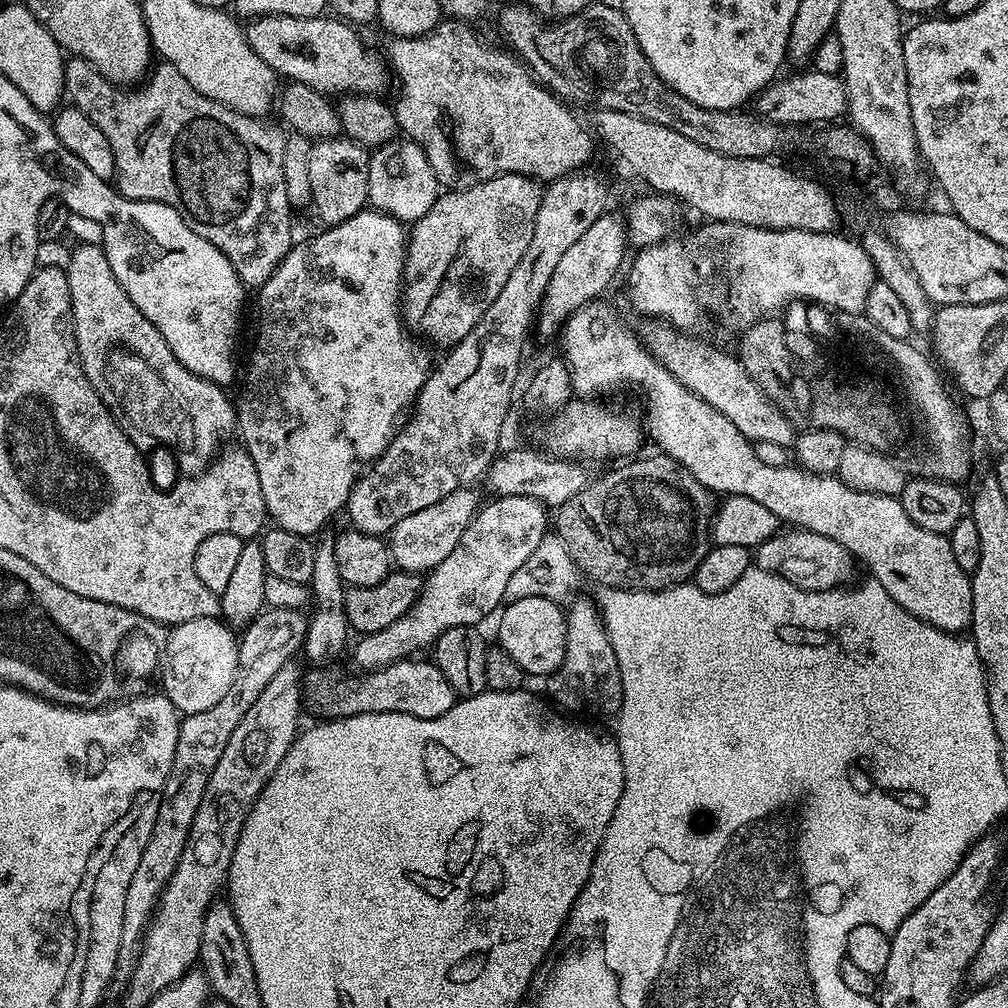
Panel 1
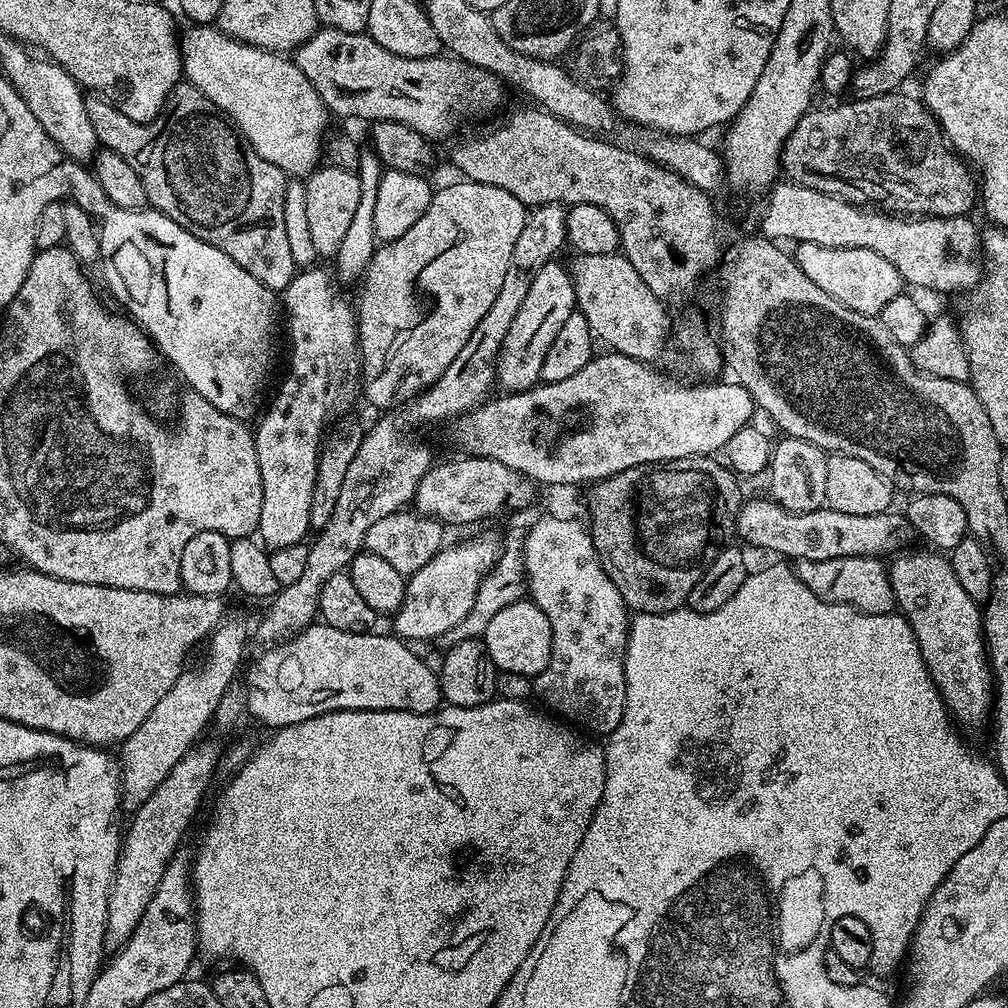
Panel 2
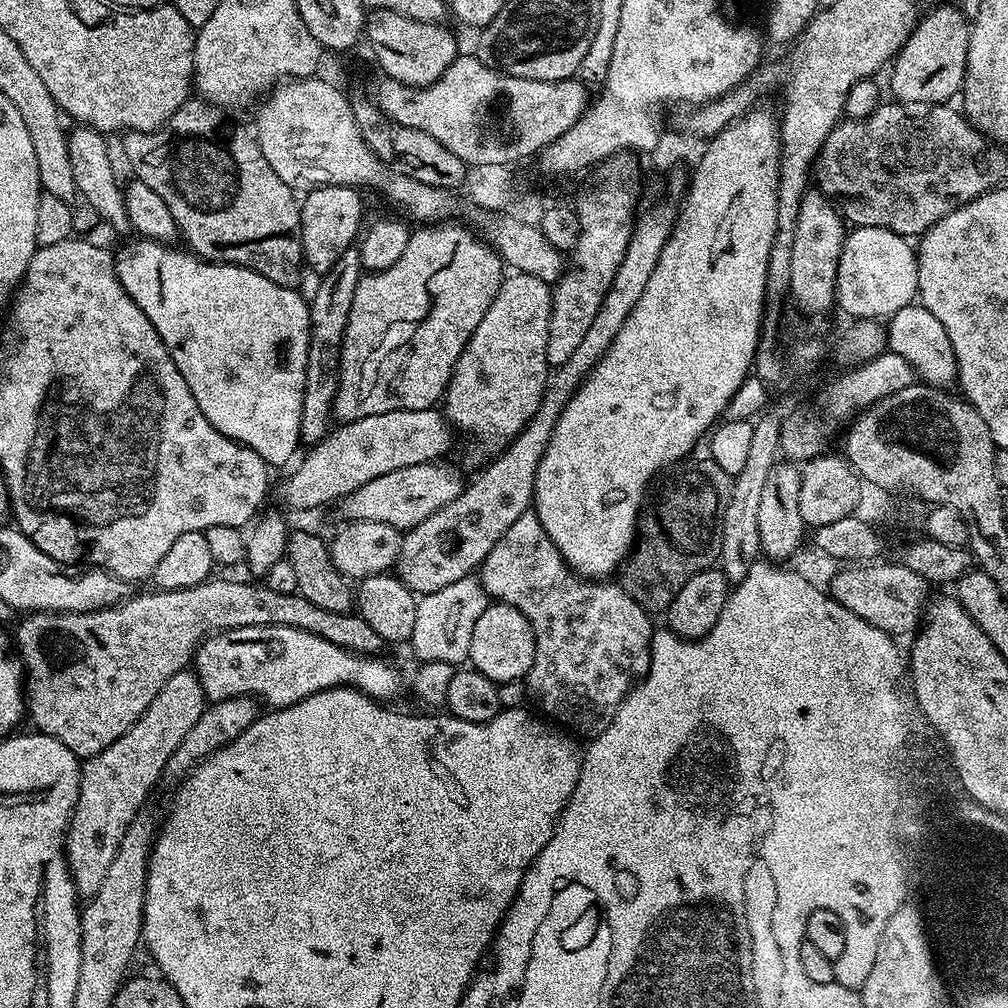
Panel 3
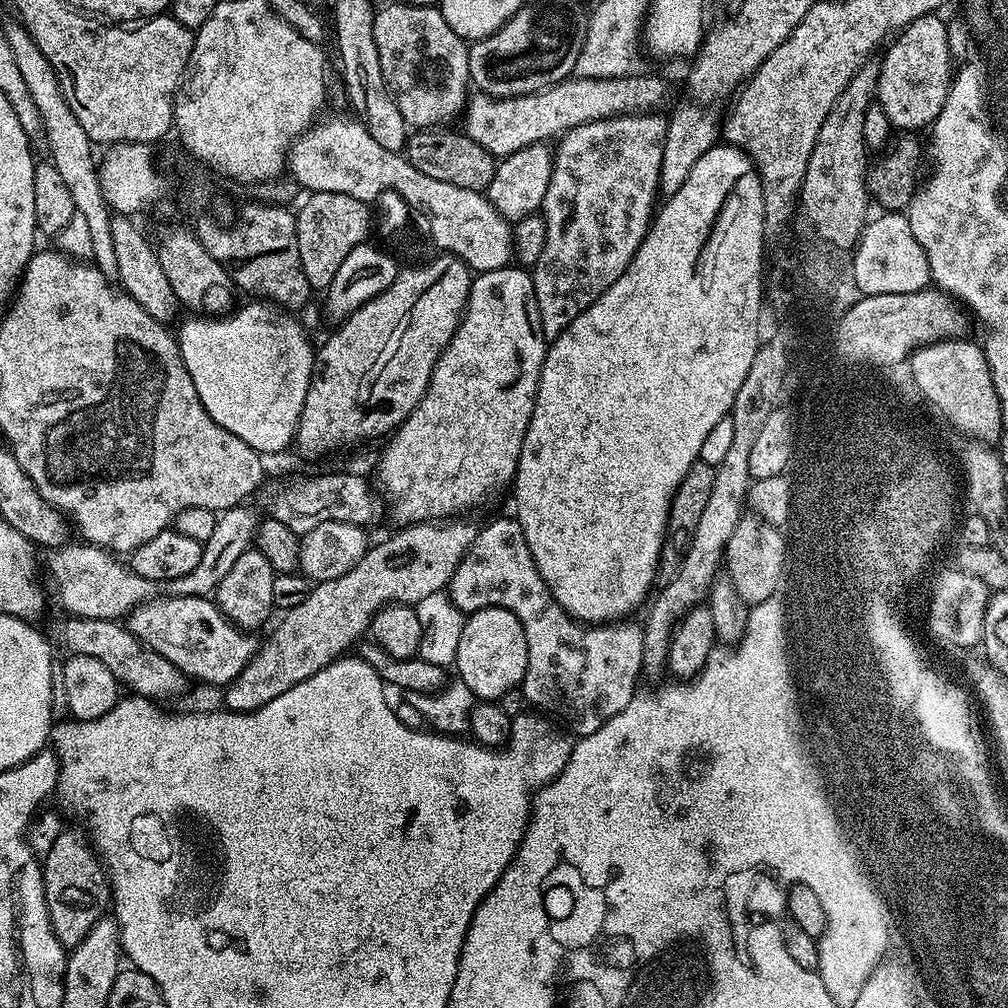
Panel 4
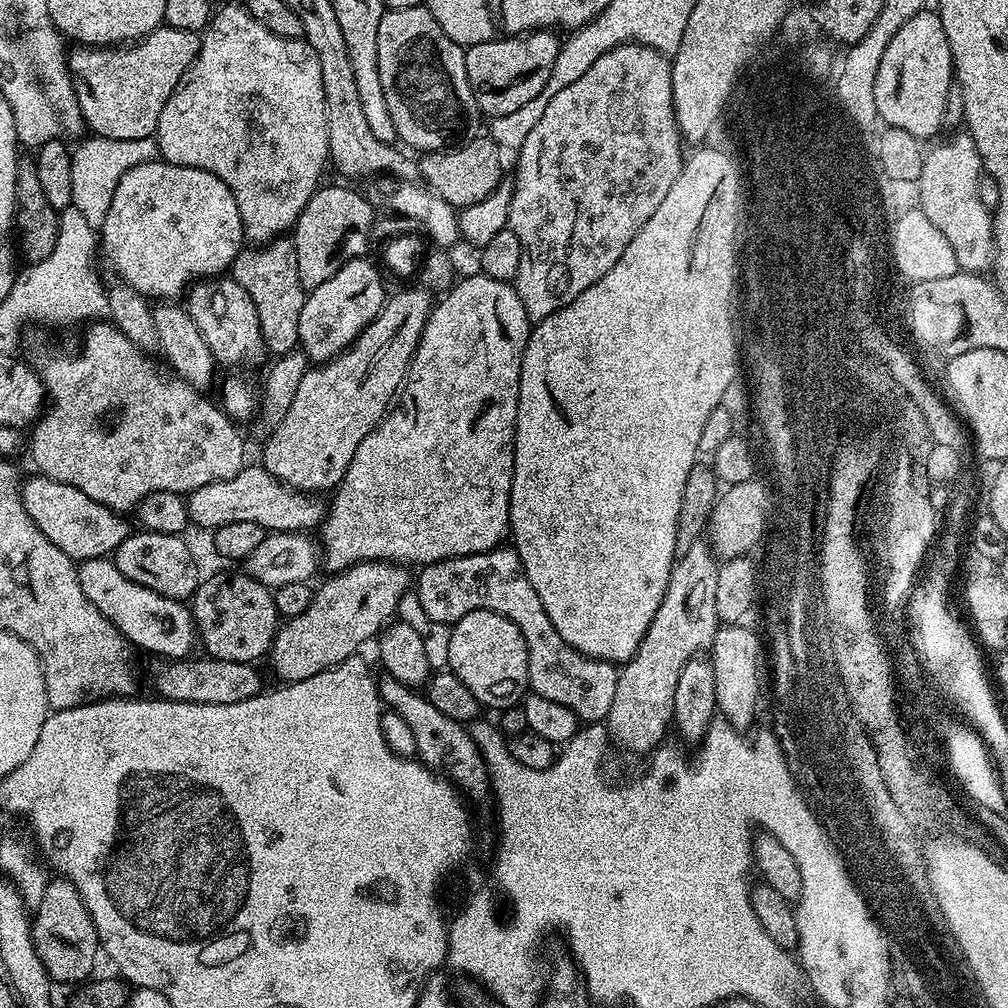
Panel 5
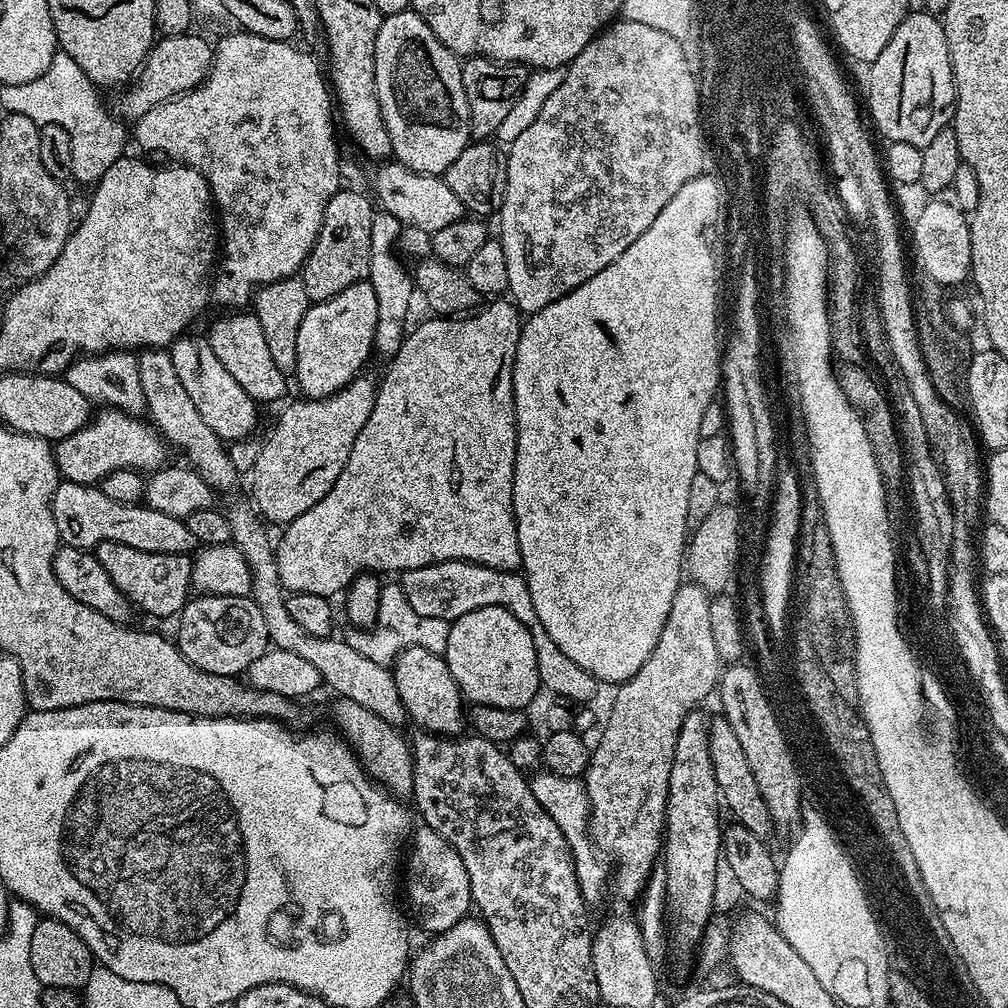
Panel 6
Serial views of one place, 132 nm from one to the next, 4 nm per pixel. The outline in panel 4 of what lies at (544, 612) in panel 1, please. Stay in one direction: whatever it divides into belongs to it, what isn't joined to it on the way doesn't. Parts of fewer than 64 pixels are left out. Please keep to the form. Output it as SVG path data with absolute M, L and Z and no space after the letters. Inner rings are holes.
M483 608L465 619L454 671L459 680L470 686L477 701L496 702L508 692L519 689L523 685L527 665L526 634L522 630L522 622L518 622L510 610Z

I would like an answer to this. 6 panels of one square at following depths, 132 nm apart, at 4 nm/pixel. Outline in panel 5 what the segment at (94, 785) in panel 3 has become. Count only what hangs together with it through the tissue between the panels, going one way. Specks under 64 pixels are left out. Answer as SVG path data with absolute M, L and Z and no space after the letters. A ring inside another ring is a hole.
M58 876L49 881L46 894L42 894L42 902L38 902L30 923L34 950L47 970L49 980L57 985L76 986L95 973L92 971L96 968L96 955L99 957L102 952L98 930L90 910L86 910L86 902L82 902L78 890L69 880Z

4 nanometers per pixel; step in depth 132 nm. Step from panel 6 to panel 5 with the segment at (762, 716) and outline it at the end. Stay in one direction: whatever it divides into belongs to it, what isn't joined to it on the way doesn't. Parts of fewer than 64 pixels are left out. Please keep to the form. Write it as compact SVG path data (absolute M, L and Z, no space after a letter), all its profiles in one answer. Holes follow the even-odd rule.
M743 623L717 628L710 649L714 666L714 690L719 715L734 728L748 730L756 716L756 695L760 692L760 640Z

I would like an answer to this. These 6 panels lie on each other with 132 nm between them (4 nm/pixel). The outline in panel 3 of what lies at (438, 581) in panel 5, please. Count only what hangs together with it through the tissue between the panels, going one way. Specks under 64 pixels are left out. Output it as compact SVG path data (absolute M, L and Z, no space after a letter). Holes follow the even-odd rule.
M532 510L523 512L518 522L506 530L494 550L486 554L478 569L478 579L489 598L514 606L514 610L522 613L534 630L536 653L526 677L526 692L530 700L541 708L539 711L545 717L553 716L548 718L557 725L565 724L560 725L565 729L577 728L587 734L604 732L612 721L612 715L620 709L621 702L630 691L633 683L632 667L640 651L649 647L654 635L654 627L648 621L650 616L646 609L638 606L638 602L634 602L634 598L630 598L630 594L626 594L619 583L597 582L577 576L564 563L562 554L554 542L550 542L542 522Z

